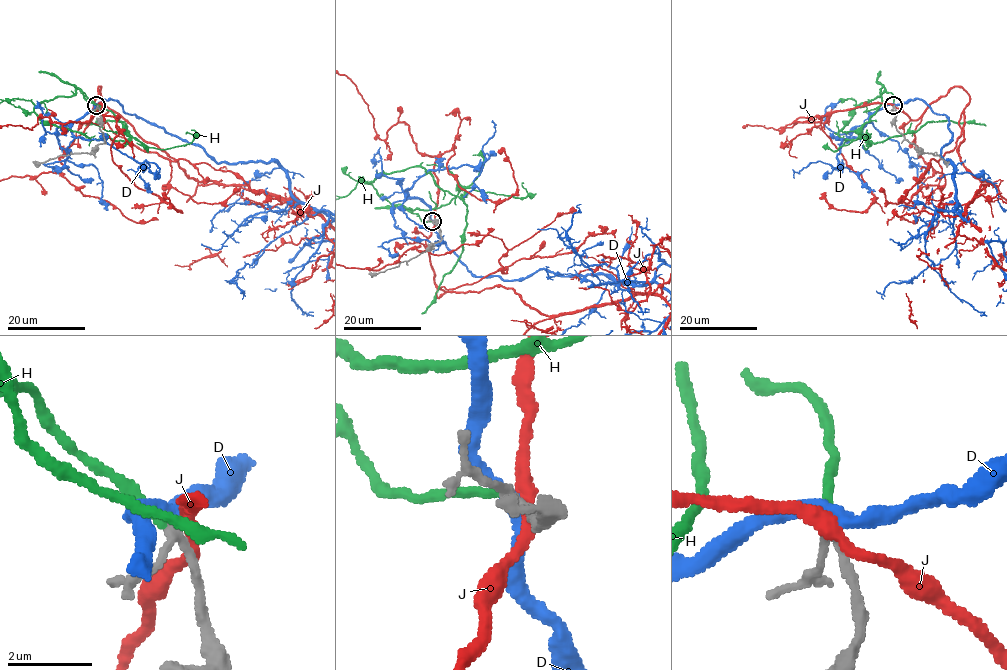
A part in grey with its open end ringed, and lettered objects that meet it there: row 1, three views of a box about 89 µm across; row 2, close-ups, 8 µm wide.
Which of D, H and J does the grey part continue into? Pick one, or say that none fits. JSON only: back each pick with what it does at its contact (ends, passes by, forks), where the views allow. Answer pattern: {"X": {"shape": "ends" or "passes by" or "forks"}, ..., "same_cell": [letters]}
{"H": {"shape": "ends"}, "same_cell": ["H"]}

